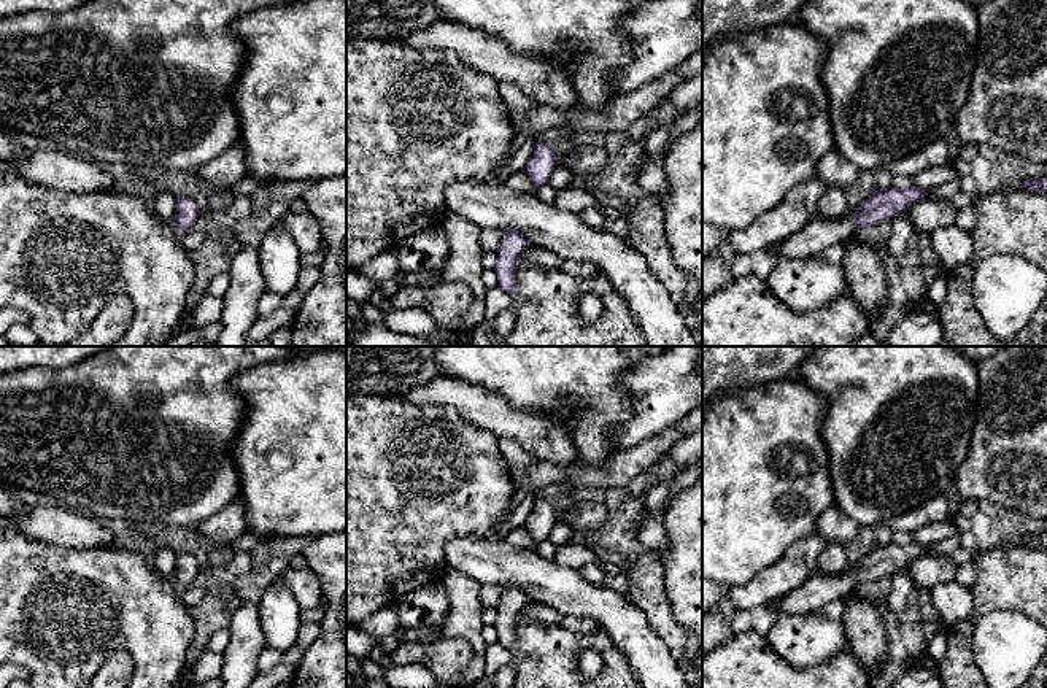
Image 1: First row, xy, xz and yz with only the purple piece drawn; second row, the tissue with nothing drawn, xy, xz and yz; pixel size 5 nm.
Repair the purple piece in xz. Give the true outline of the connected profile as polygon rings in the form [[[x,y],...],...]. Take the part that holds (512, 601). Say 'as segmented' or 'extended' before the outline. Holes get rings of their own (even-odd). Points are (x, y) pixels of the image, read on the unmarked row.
as segmented; [[[502,586],[502,596],[497,604],[496,629],[499,645],[513,650],[516,645],[516,623],[521,620],[521,610],[531,599],[518,586]]]

